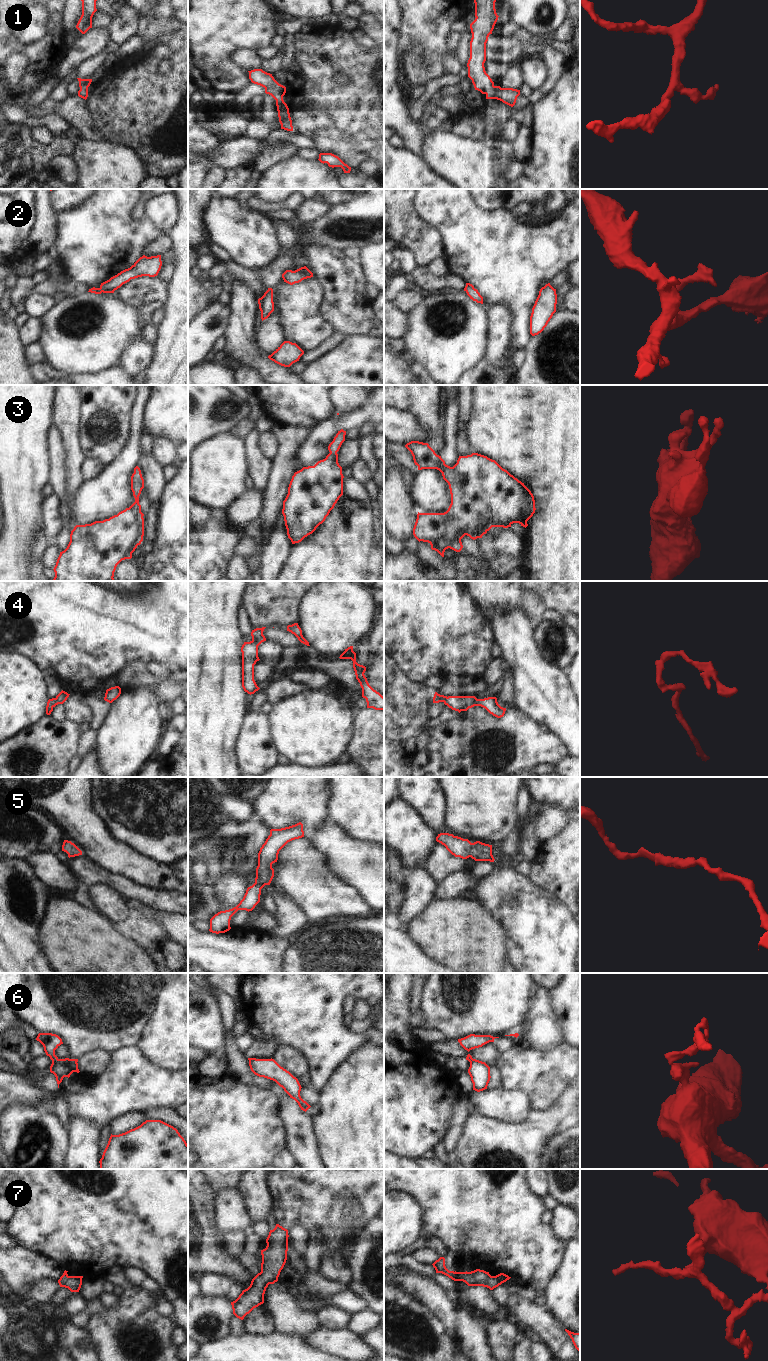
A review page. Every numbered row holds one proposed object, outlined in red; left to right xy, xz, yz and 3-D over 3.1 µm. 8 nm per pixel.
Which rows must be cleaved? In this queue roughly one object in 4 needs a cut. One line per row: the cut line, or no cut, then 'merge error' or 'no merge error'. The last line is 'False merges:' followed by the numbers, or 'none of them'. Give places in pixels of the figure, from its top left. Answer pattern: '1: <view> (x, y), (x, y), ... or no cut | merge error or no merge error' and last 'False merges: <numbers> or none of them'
1: no cut | no merge error
2: no cut | no merge error
3: no cut | no merge error
4: no cut | no merge error
5: no cut | no merge error
6: no cut | no merge error
7: no cut | no merge error
False merges: none of them

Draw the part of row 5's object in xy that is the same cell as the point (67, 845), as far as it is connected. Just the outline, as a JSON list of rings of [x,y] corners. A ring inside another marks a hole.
[[[64,840],[62,851],[66,852],[69,858],[82,855],[82,851],[74,843],[68,840]]]

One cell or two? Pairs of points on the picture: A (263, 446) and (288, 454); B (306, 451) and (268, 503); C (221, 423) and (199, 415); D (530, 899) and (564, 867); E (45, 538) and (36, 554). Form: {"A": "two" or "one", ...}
{"A": "two", "B": "two", "C": "one", "D": "two", "E": "one"}

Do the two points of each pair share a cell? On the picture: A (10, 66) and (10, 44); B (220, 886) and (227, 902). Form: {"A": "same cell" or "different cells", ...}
{"A": "different cells", "B": "same cell"}

